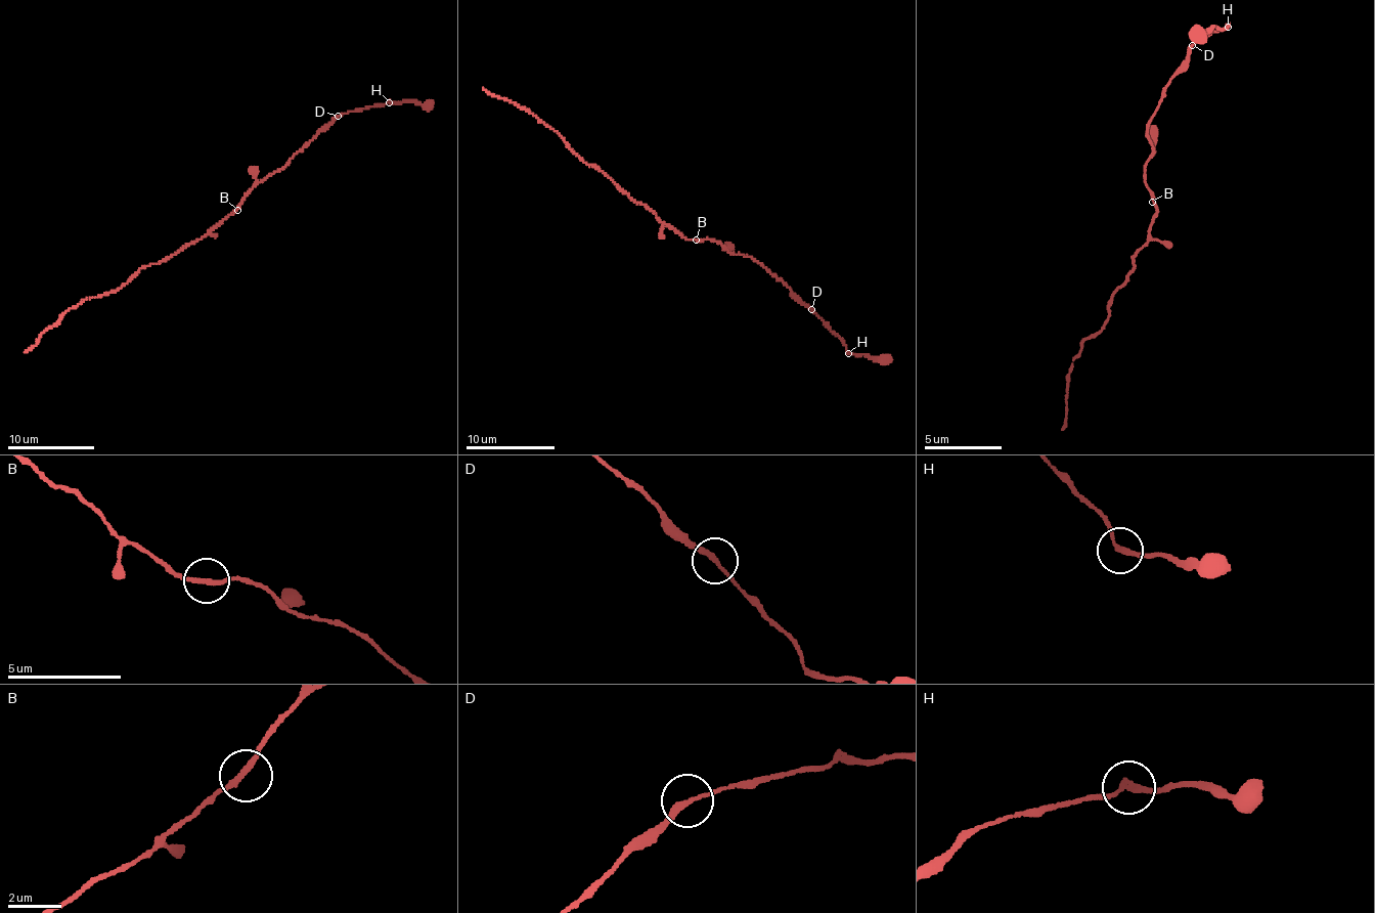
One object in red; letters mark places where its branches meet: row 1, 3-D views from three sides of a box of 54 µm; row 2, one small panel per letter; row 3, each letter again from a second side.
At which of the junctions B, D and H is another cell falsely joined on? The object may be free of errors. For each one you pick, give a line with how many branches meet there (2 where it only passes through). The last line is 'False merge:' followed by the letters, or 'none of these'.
H: branches 2
False merge: H

